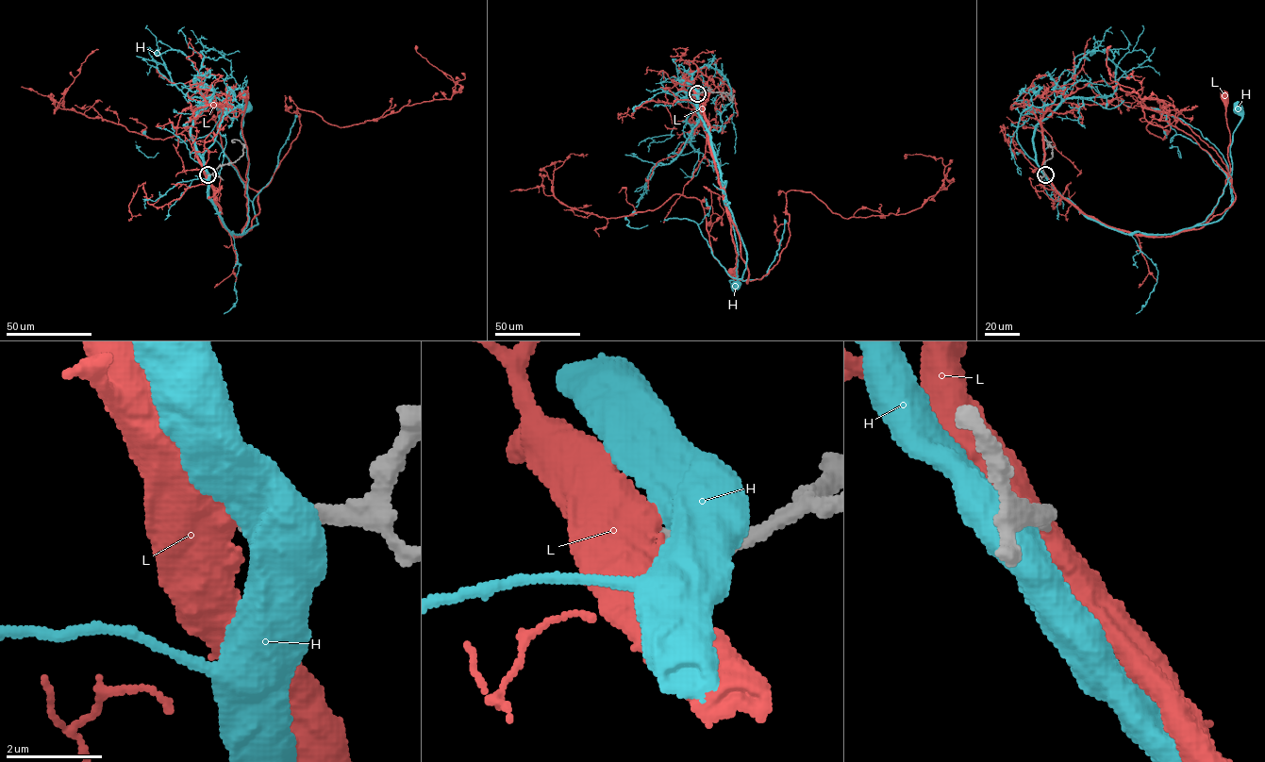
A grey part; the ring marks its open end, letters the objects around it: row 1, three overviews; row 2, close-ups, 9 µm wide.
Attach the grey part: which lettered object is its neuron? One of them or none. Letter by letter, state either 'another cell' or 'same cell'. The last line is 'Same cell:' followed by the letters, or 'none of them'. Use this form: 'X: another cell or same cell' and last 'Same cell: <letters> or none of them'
H: another cell
L: another cell
Same cell: none of them

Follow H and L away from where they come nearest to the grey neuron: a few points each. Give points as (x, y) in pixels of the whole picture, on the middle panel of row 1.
H: (697, 92), (697, 111), (710, 136), (724, 204), (733, 223), (738, 279), (730, 282), (732, 289), (736, 285)
L: (697, 92), (735, 246), (734, 270), (738, 276), (732, 277), (731, 273)

